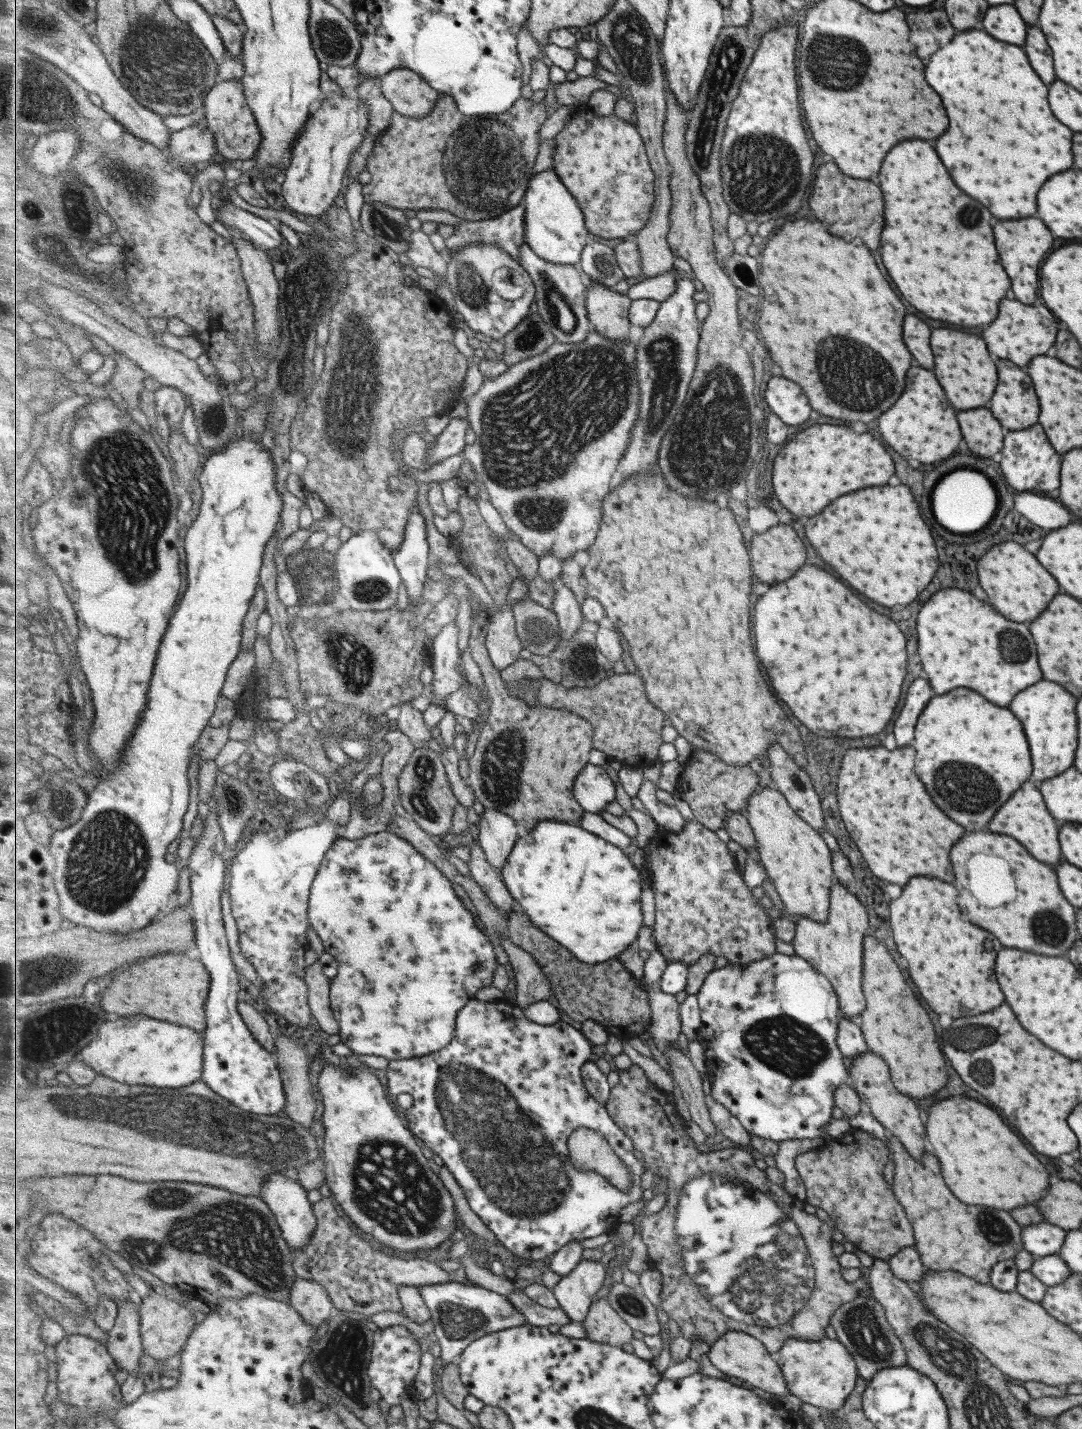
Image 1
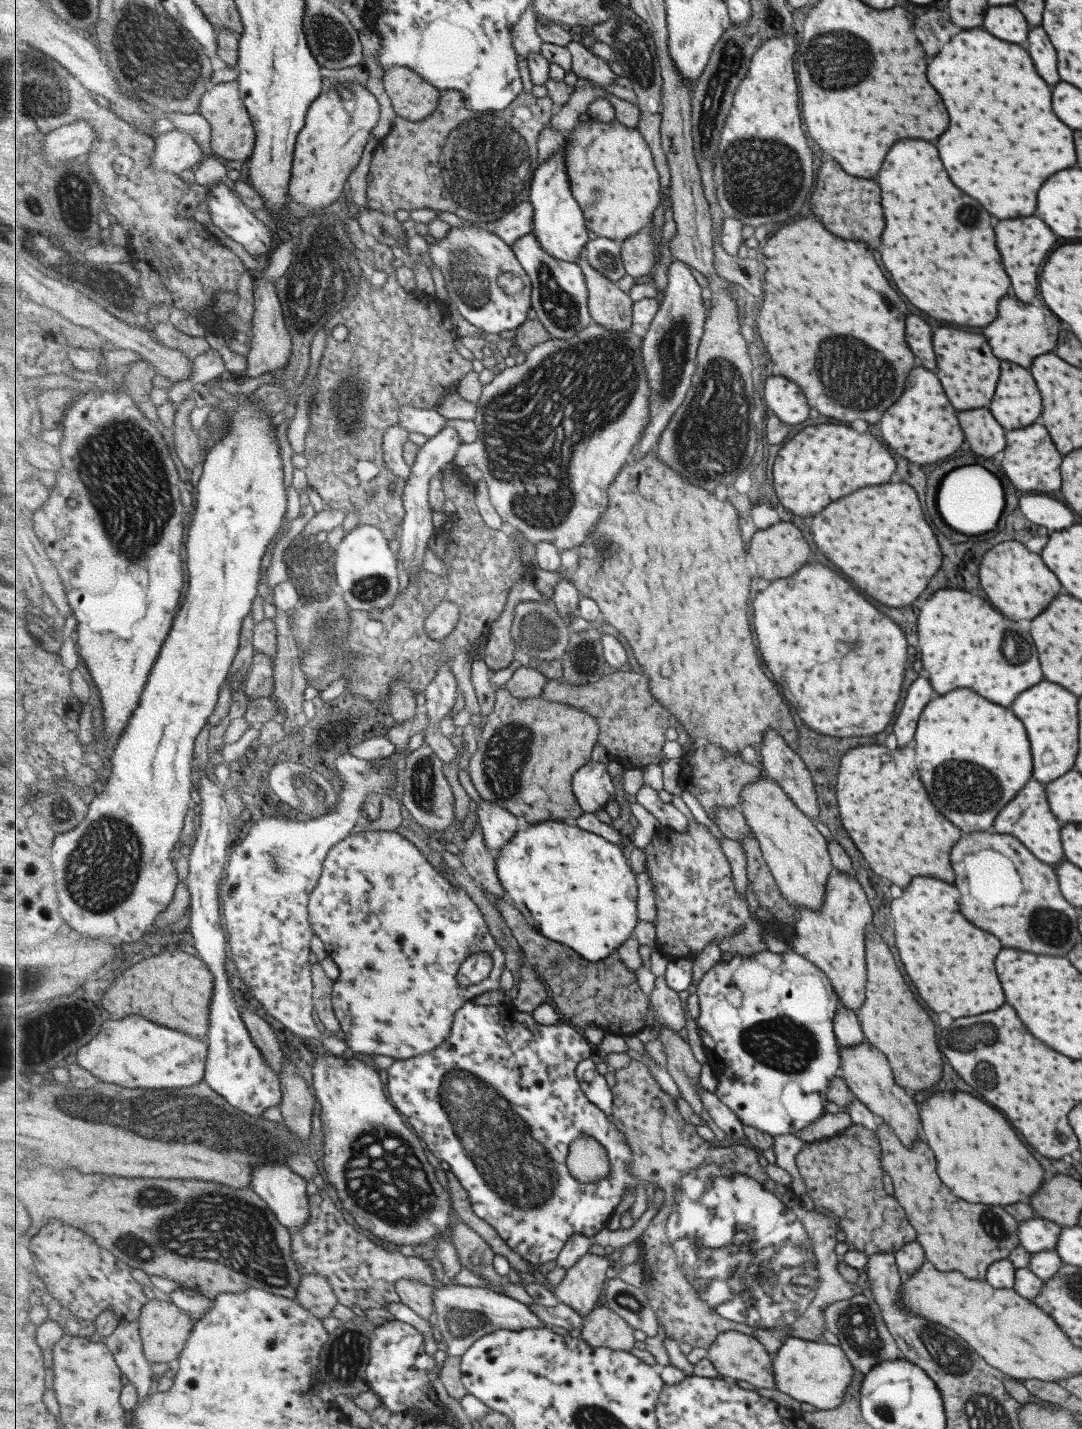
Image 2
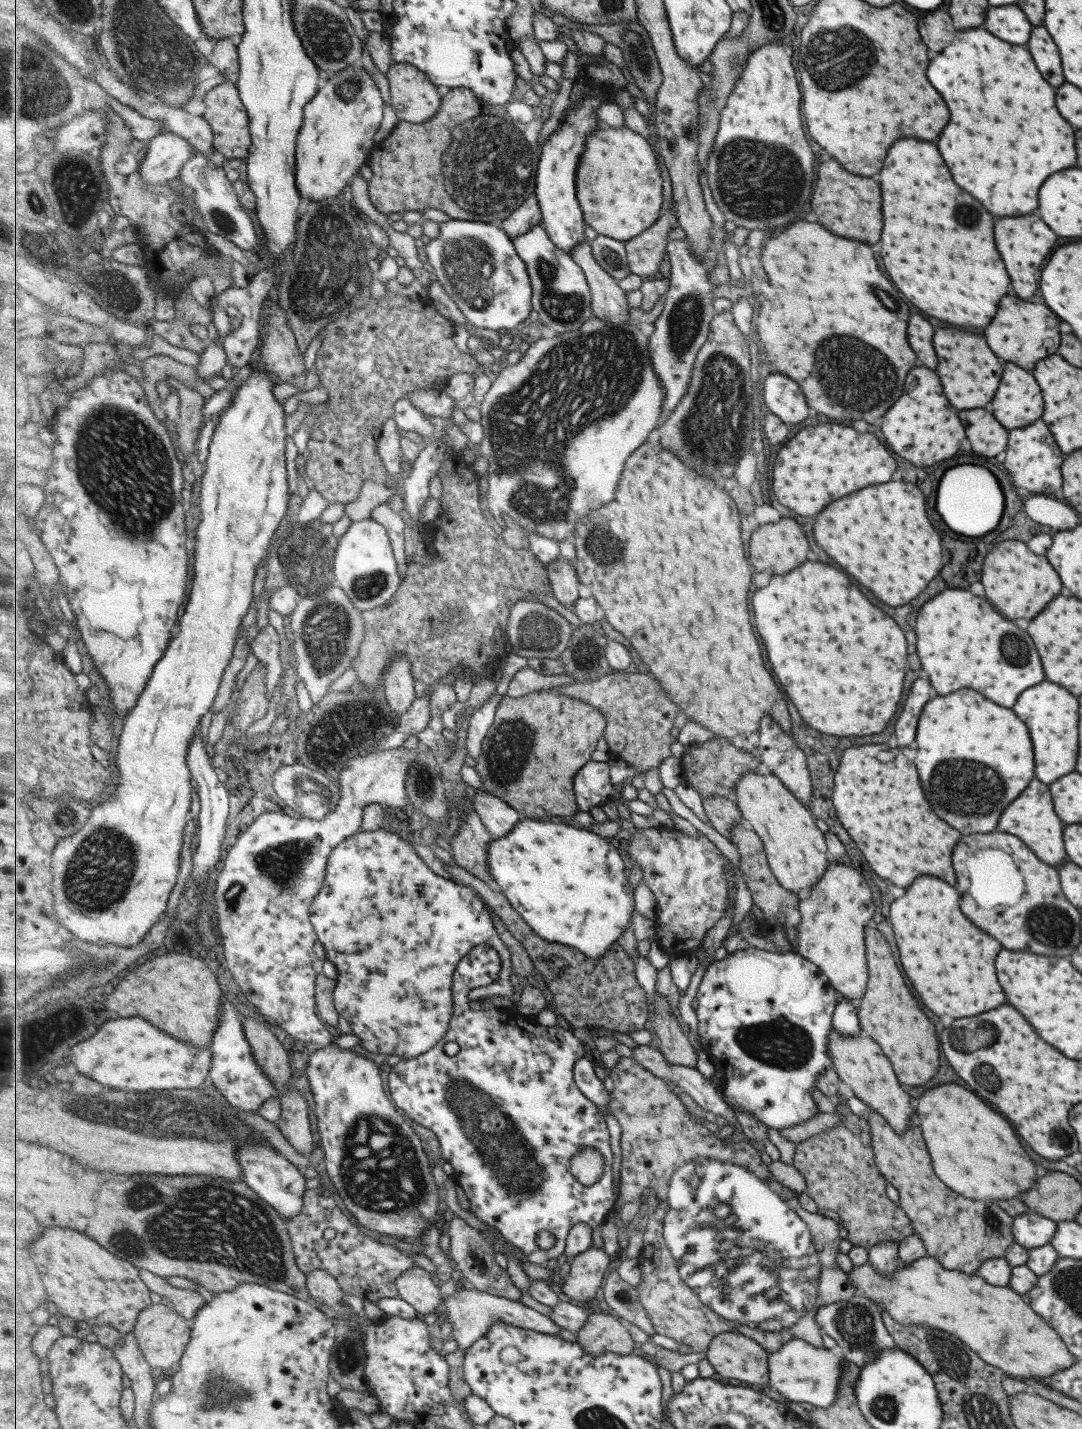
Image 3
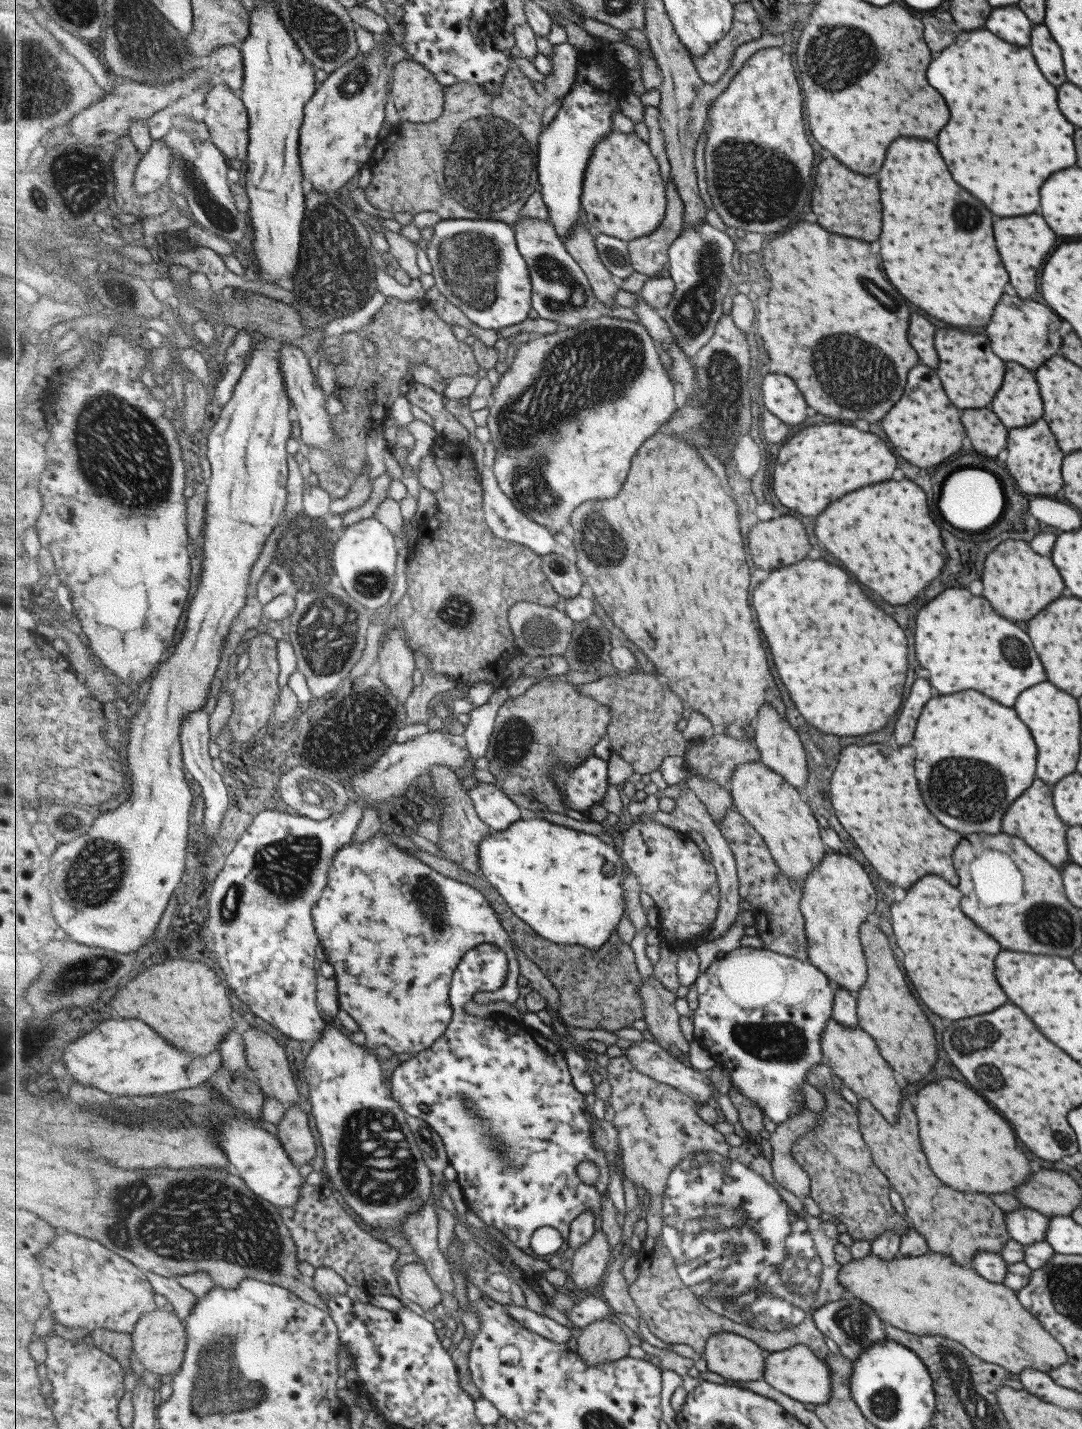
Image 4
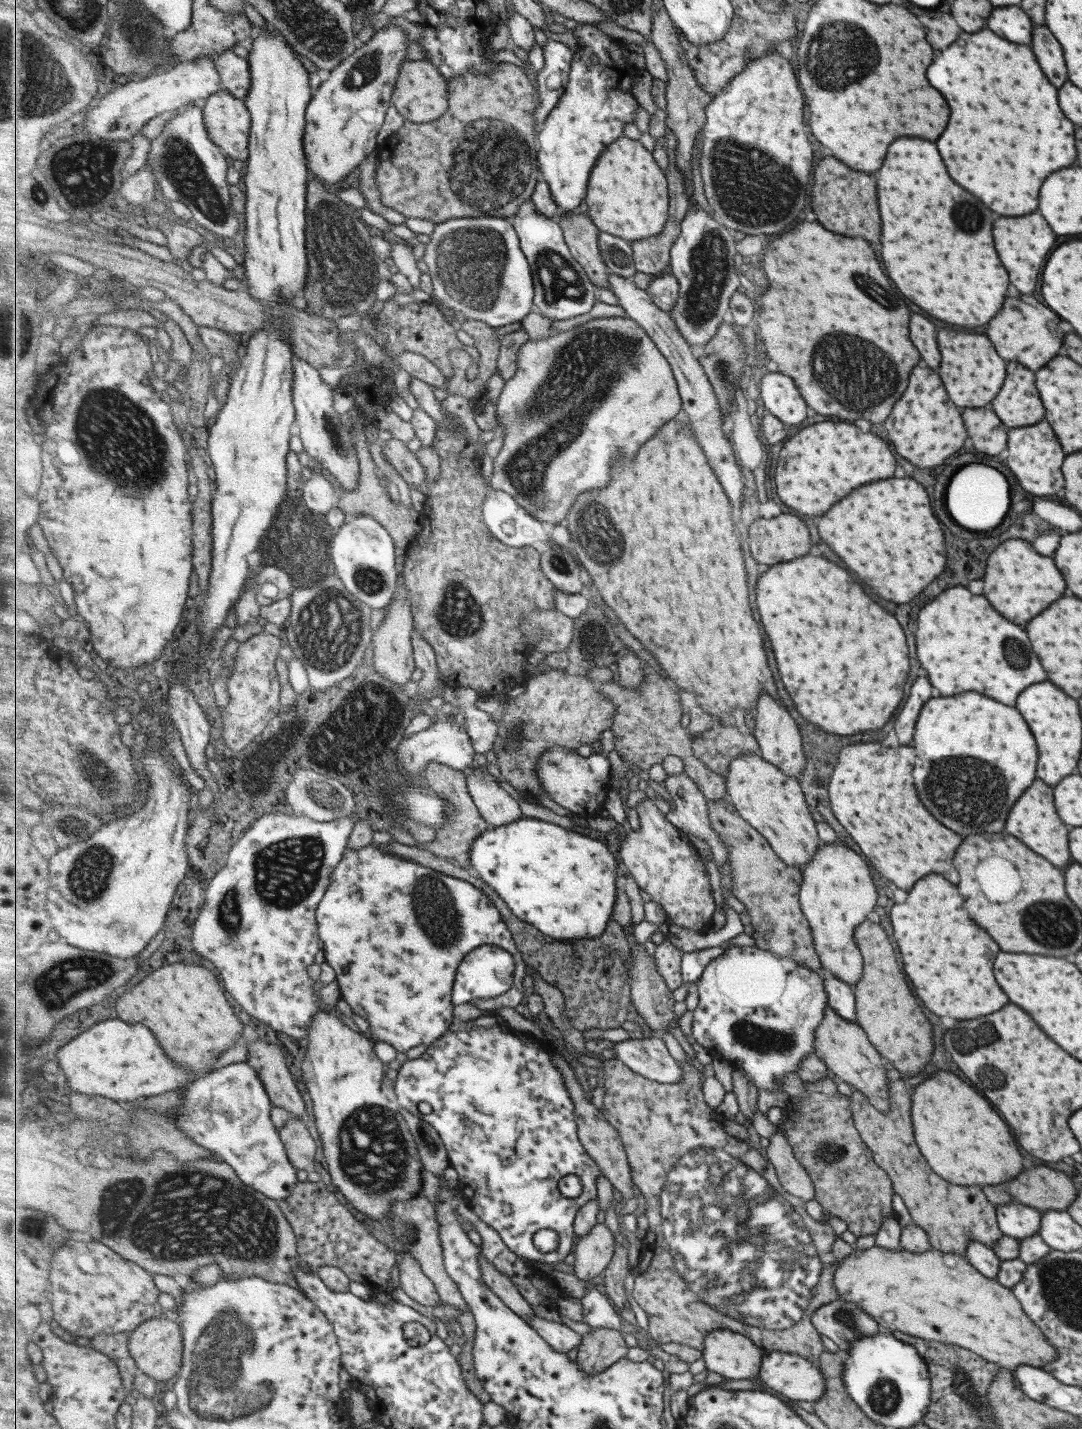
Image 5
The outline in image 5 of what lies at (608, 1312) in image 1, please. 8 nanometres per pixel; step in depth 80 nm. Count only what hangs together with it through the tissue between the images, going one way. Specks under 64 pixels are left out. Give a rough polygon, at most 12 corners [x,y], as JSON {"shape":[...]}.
{"shape":[[592,1328],[577,1362],[591,1376],[625,1359],[621,1330]]}

